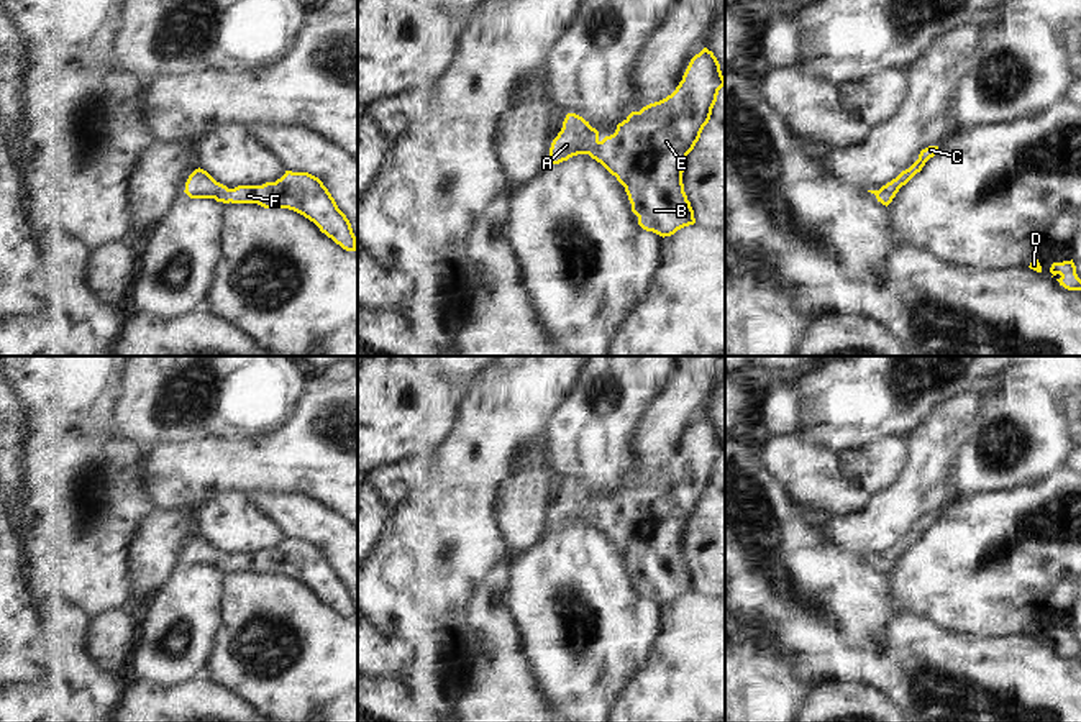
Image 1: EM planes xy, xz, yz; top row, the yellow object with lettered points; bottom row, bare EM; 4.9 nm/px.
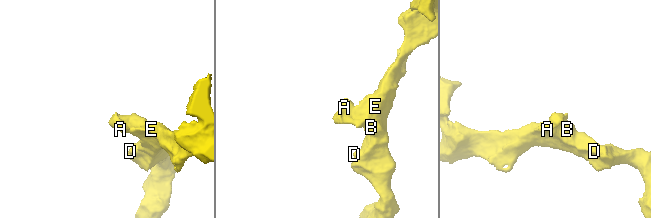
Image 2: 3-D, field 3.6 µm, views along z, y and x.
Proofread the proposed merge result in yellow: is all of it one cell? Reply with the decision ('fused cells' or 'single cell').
single cell

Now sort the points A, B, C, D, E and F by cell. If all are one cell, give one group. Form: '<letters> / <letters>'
A B C D E F

